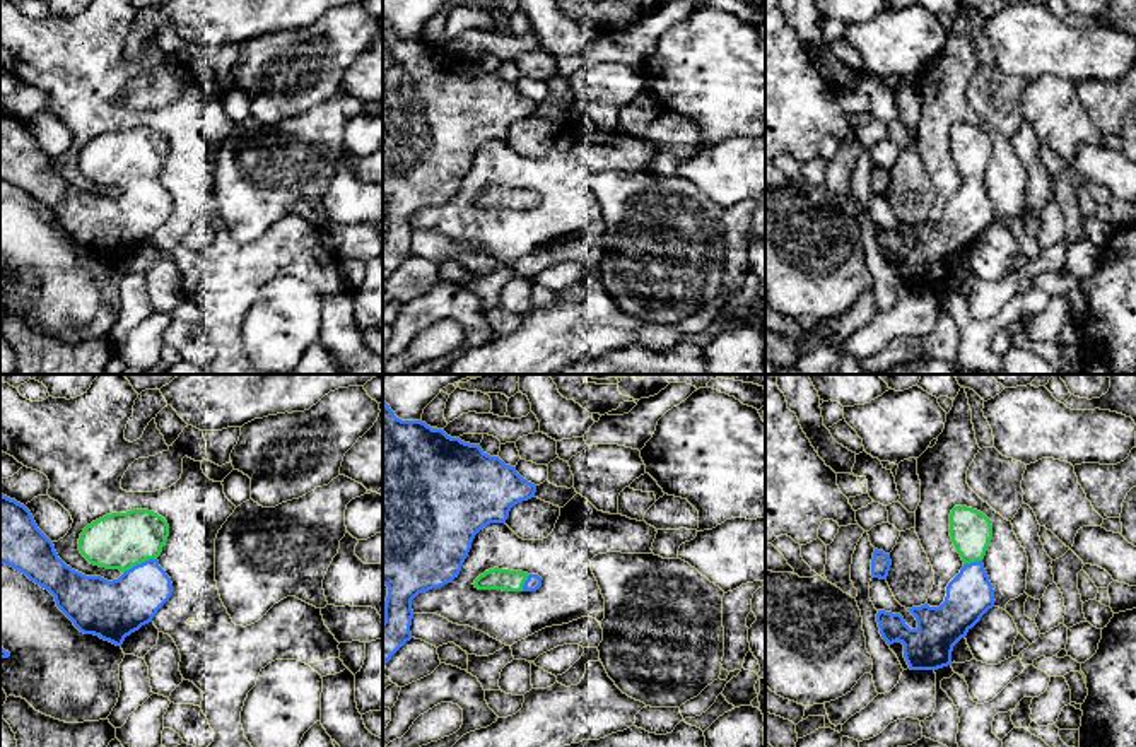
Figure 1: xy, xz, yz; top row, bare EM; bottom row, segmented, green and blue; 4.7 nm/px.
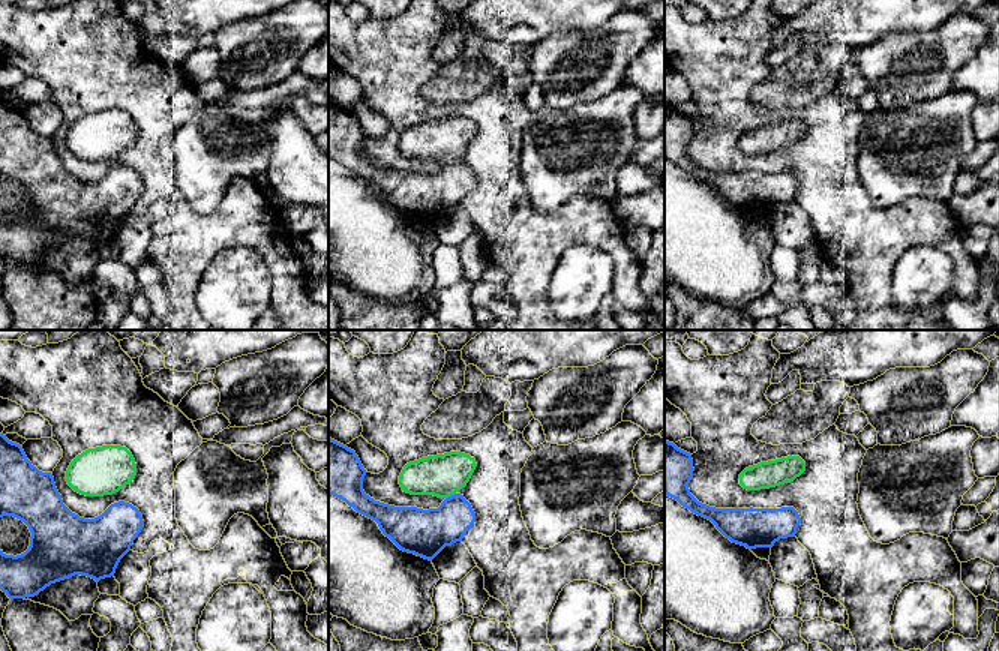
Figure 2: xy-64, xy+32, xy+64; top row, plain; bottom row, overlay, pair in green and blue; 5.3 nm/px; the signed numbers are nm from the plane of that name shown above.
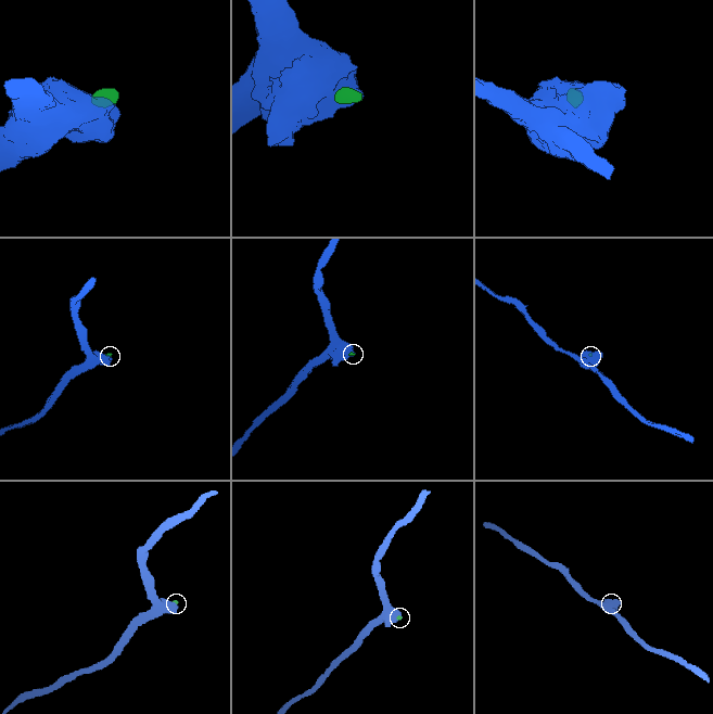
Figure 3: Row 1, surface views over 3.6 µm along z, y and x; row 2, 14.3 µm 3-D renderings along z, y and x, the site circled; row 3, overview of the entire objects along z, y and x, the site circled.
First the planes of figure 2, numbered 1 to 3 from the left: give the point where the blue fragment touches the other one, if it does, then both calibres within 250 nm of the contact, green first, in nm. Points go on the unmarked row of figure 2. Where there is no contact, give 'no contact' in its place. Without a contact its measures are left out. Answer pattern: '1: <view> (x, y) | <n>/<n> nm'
1: no contact
2: xy+32 (450, 159) | 220/260 nm
3: no contact

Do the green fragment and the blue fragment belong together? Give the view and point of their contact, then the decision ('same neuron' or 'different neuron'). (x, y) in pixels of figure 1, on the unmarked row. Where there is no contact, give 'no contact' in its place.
xy (139, 180) | same neuron

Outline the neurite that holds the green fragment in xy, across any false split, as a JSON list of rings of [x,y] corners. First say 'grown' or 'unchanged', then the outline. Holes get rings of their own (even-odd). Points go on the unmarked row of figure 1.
grown; [[[0,109],[0,181],[48,207],[80,250],[116,263],[152,239],[173,212],[157,178],[167,154],[167,138],[154,128],[106,132],[84,145],[79,168],[91,181],[123,191],[113,198],[85,193],[58,174],[24,121]]]

